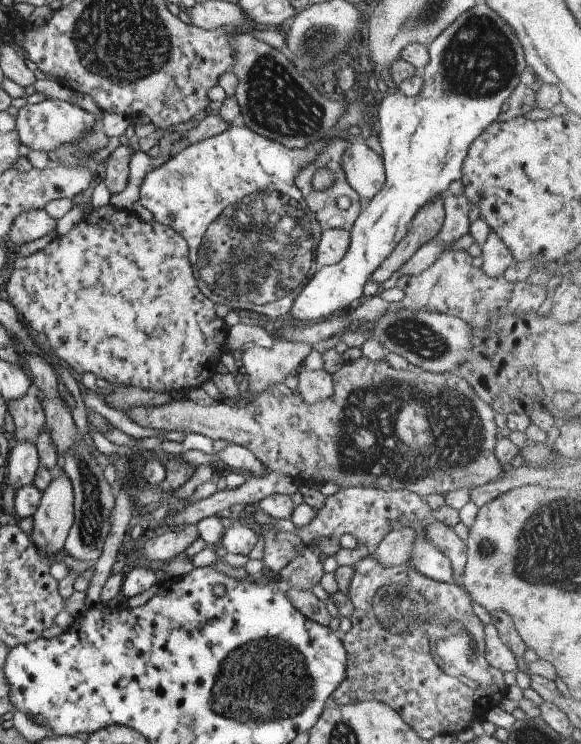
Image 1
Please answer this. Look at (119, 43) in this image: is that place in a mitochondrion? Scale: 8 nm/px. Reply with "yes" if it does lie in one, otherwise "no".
yes

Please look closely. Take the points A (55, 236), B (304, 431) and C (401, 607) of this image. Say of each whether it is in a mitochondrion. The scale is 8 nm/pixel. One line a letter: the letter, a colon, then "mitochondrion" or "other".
A: other
B: other
C: mitochondrion

